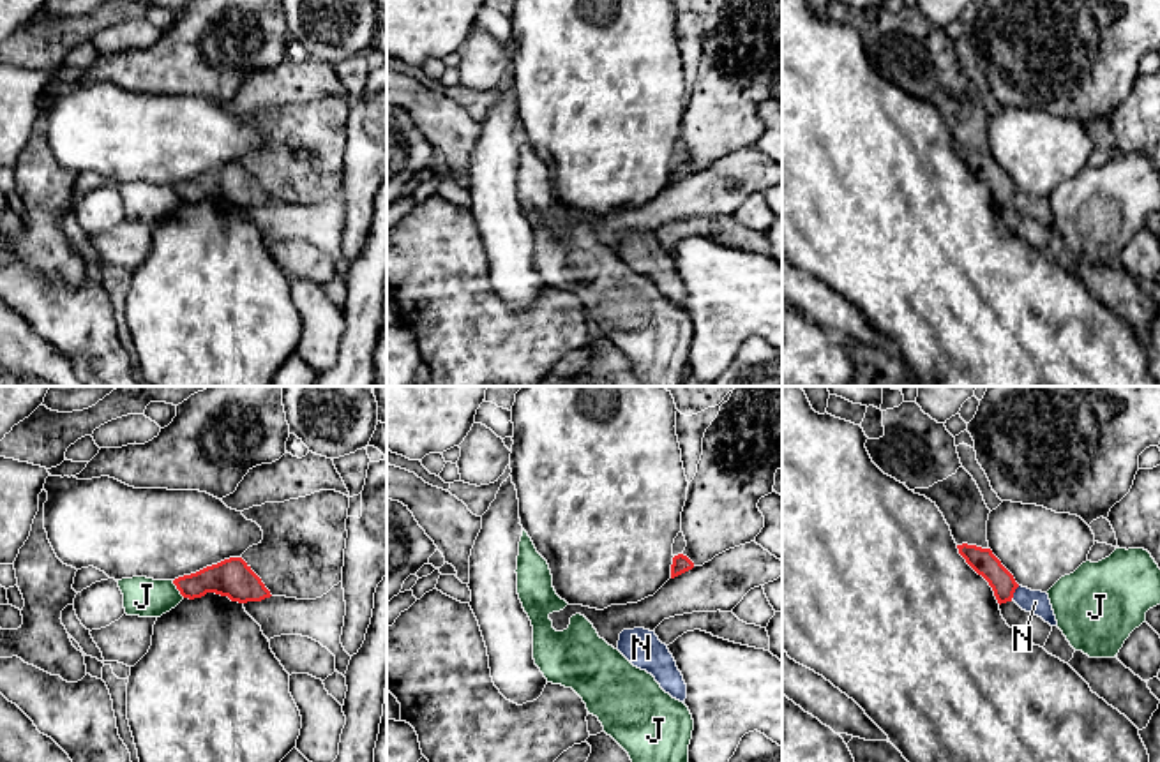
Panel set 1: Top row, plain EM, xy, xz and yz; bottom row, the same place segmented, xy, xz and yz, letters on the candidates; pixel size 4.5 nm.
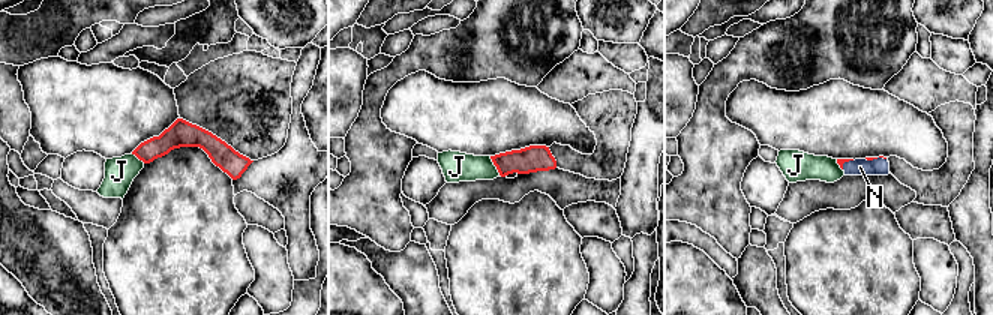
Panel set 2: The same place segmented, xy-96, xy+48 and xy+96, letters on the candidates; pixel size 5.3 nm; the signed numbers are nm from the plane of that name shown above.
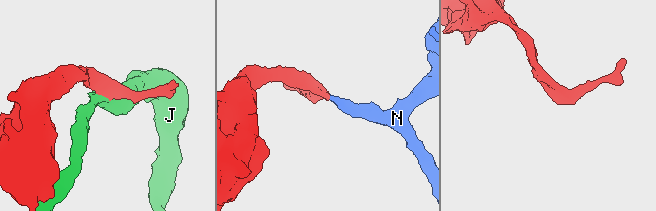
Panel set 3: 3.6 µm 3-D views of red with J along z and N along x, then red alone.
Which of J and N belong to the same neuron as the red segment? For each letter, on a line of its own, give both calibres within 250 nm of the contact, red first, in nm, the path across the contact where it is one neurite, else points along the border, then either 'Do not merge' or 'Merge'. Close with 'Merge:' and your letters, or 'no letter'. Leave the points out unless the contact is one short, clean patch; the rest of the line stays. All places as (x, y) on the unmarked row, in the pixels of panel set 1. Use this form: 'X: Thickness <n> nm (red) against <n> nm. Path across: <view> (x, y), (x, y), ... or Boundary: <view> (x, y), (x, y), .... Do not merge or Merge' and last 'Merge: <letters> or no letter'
J: Thickness 170 nm (red) against 180 nm. Boundary: xy (172, 186), (184, 201). Do not merge
N: Thickness 120 nm (red) against 110 nm. Path across: yz (1003, 189), (1014, 196), (1035, 207). Merge
Merge: N

